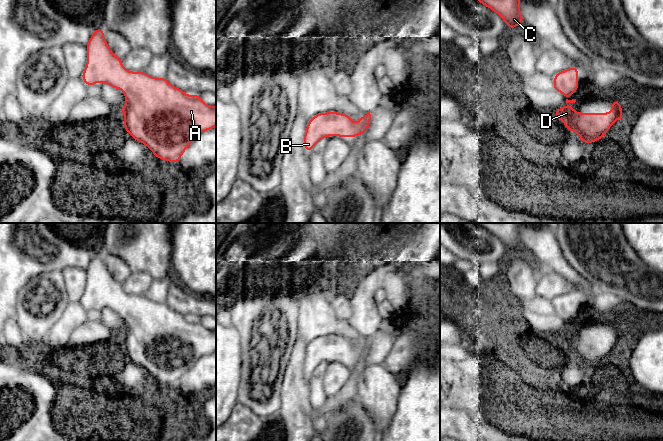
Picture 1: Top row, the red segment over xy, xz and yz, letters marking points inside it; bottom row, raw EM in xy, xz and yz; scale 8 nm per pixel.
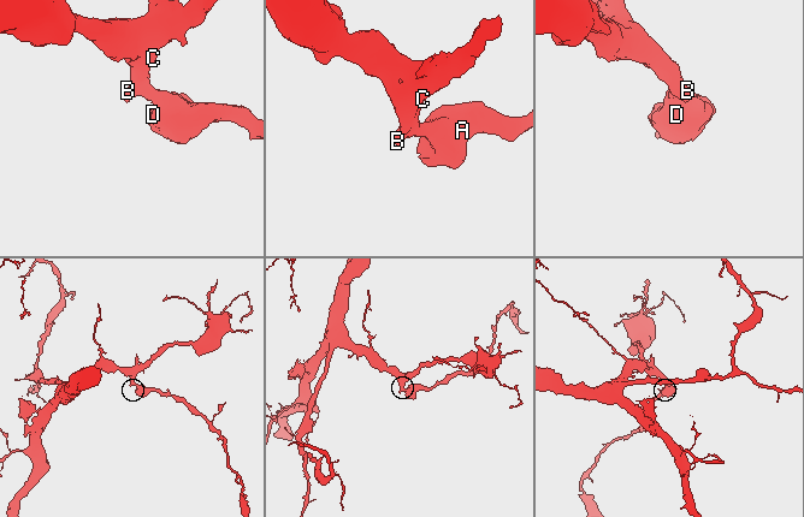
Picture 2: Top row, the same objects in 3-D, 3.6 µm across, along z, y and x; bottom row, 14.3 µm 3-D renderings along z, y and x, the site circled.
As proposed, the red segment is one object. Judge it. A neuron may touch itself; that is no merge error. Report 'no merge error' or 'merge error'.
no merge error

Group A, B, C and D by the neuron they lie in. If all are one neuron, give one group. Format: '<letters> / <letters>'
A B C D

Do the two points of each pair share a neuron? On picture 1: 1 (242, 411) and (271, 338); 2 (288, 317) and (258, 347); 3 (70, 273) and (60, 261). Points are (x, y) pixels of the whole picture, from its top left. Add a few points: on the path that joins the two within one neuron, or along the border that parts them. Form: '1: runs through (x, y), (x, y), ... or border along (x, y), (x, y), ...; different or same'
1: border along (240, 402), (264, 418); different
2: runs through (281, 324), (265, 340); same
3: border along (63, 268), (80, 267), (84, 270); different

